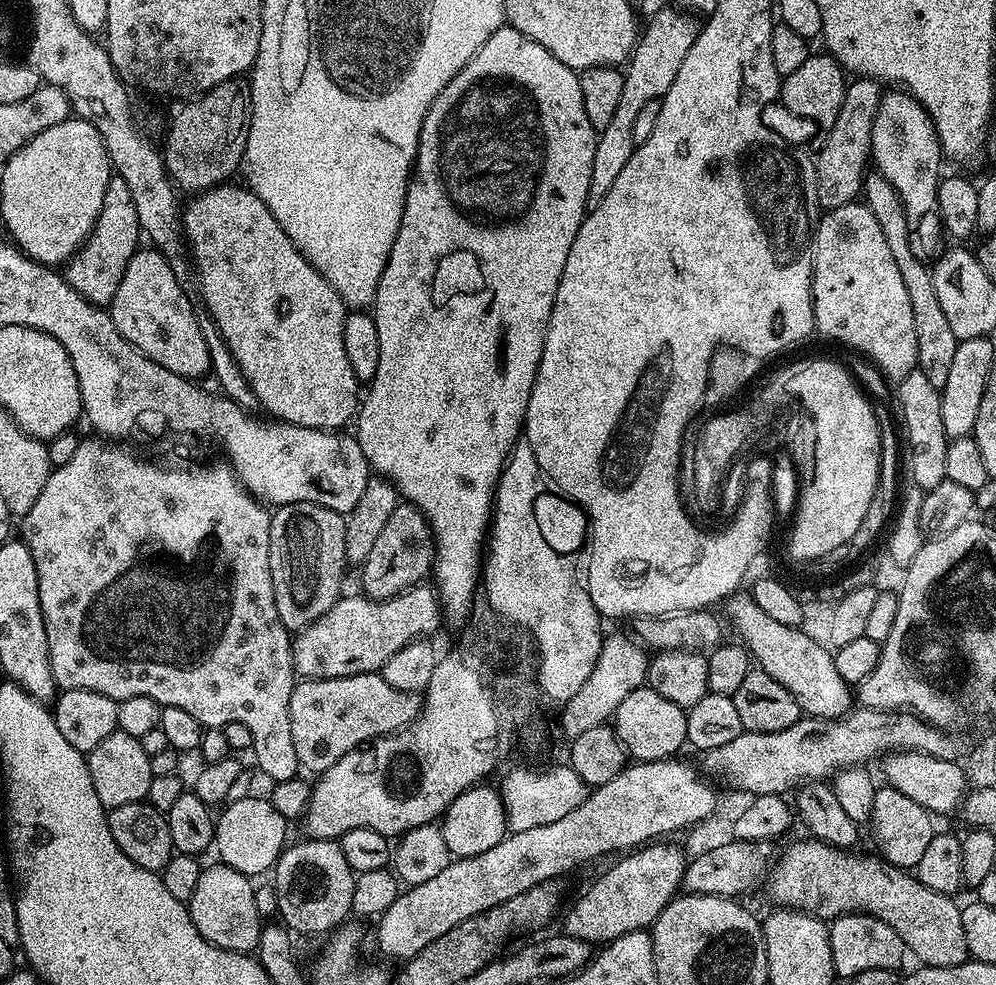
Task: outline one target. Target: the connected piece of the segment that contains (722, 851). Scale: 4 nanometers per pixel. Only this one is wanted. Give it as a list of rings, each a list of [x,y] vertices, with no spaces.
[[[729,839],[729,844],[716,844],[705,852],[700,852],[696,857],[689,859],[684,866],[685,893],[710,894],[711,896],[726,896],[729,898],[743,897],[743,892],[751,890],[755,884],[763,885],[770,869],[774,864],[774,852],[772,856],[773,841]]]

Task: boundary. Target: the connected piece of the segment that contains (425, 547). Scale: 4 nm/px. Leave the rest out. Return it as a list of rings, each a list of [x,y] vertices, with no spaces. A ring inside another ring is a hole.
[[[407,502],[397,503],[394,514],[390,514],[390,519],[386,521],[386,526],[382,526],[382,531],[378,533],[378,538],[374,541],[374,546],[370,549],[370,554],[366,554],[364,563],[359,569],[360,580],[364,583],[363,595],[372,600],[389,600],[395,596],[401,596],[407,588],[415,588],[421,583],[423,576],[427,577],[432,568],[432,562],[436,559],[436,545],[432,539],[432,528],[428,525],[428,520],[416,507]]]

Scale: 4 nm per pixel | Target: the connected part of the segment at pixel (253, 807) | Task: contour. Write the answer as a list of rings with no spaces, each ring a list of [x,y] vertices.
[[[251,794],[232,803],[225,803],[224,813],[215,817],[216,839],[214,852],[217,852],[219,863],[238,870],[249,878],[257,878],[263,872],[271,873],[276,867],[276,860],[286,847],[289,839],[289,821],[285,820],[278,810],[274,810],[271,799]]]

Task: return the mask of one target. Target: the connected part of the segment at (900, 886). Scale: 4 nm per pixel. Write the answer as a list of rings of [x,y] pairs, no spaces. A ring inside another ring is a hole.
[[[815,838],[800,840],[784,853],[779,853],[766,880],[768,896],[773,905],[781,908],[797,908],[811,916],[831,922],[838,916],[851,912],[865,912],[878,918],[902,938],[905,949],[929,968],[949,968],[969,960],[966,950],[966,934],[962,930],[961,905],[946,894],[922,886],[915,875],[905,869],[889,867],[883,859],[832,848]]]

